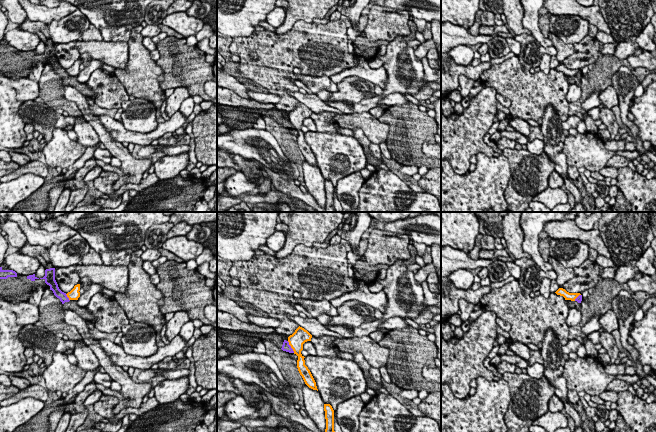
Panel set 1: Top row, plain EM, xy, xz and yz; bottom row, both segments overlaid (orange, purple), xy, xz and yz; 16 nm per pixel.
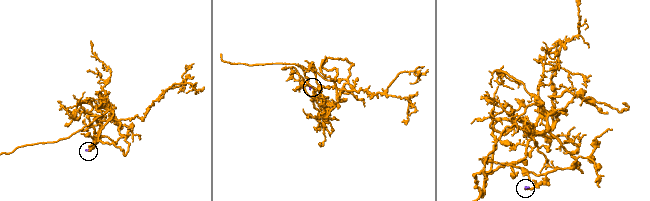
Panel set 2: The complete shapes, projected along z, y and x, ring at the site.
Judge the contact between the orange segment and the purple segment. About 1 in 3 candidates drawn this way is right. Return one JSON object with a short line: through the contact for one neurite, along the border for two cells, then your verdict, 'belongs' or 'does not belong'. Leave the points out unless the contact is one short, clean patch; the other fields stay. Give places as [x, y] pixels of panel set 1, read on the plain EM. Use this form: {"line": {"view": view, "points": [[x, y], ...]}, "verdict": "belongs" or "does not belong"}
{"line": {"view": "xz", "points": [[287, 117], [294, 128]]}, "verdict": "does not belong"}

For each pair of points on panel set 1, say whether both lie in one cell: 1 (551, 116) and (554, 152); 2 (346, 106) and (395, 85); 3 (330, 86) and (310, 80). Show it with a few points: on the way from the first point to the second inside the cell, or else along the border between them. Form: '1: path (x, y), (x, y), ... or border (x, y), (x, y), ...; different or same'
1: path (551, 125), (554, 143); same
2: path (358, 107), (372, 102), (383, 94); same
3: path (325, 84), (315, 83); same

